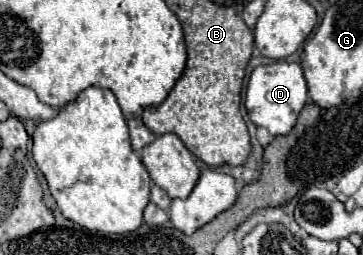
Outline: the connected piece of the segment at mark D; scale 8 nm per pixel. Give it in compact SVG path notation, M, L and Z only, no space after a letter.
M273 62L265 66L257 66L249 78L247 84L247 96L245 96L245 108L253 120L255 126L267 128L273 136L289 134L289 130L295 126L299 112L309 100L309 88L303 76L303 70L295 62Z

